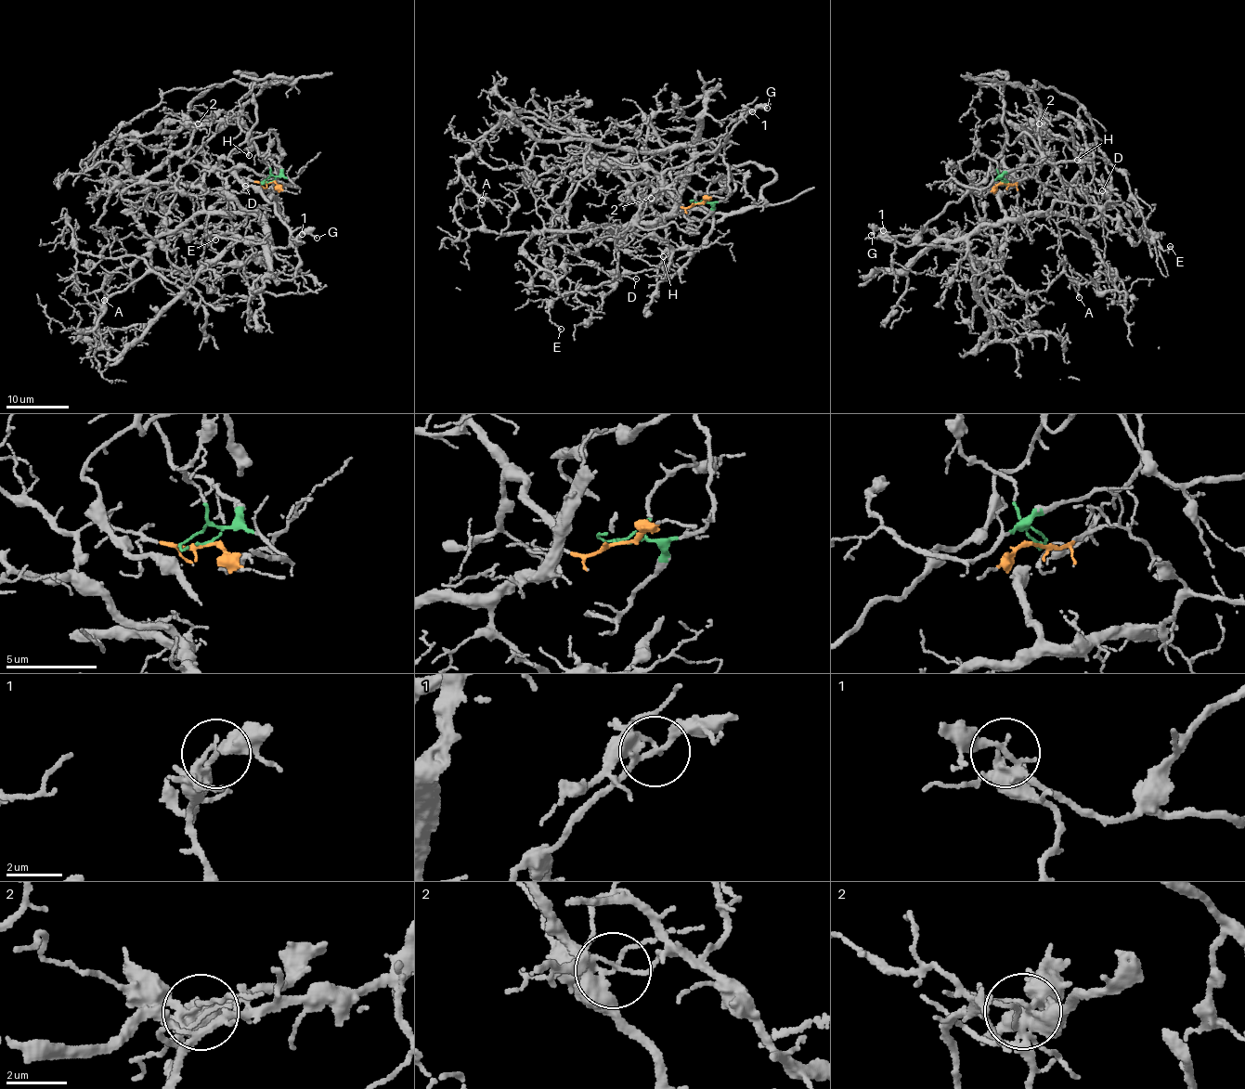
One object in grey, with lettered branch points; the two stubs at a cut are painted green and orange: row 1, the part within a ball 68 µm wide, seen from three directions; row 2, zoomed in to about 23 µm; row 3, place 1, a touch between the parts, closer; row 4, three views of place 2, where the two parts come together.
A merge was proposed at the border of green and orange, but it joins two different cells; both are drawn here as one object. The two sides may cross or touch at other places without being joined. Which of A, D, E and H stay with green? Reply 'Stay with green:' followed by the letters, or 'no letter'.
Stay with green: D, H

